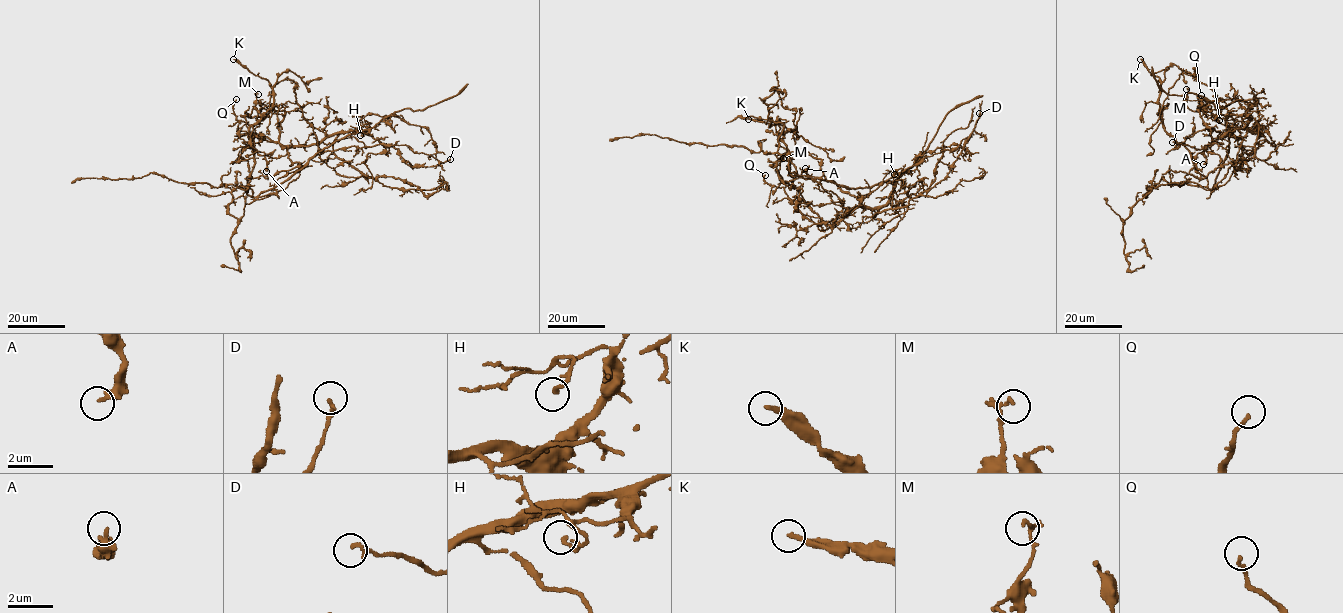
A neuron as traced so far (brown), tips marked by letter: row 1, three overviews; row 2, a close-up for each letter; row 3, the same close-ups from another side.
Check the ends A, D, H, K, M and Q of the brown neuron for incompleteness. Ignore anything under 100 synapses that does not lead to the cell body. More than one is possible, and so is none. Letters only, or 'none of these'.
none of these

